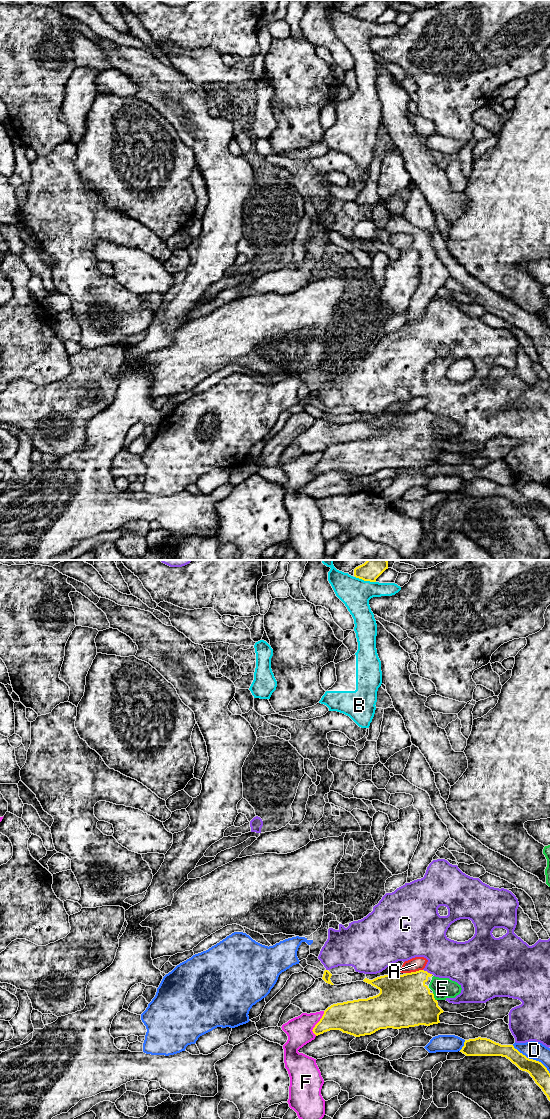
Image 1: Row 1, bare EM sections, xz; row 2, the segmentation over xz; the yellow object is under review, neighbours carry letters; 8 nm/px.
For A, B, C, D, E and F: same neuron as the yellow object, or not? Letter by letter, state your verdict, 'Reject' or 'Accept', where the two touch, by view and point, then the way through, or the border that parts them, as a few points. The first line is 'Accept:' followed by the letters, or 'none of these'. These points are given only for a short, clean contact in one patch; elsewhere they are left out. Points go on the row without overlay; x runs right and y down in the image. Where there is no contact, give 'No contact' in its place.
Accept: E
A: Reject. Touches yellow at xz (414, 412)
B: Reject. Touches yellow at xz (365, 20)
C: Reject. Touches yellow at xz (426, 411)
D: Reject. Touches yellow at xz (532, 499)
E: Accept. Touches yellow at xz (433, 437). Path across: xz (404, 441), (428, 441), (433, 437), (442, 428)
F: Reject. Touches yellow at xz (317, 463)

